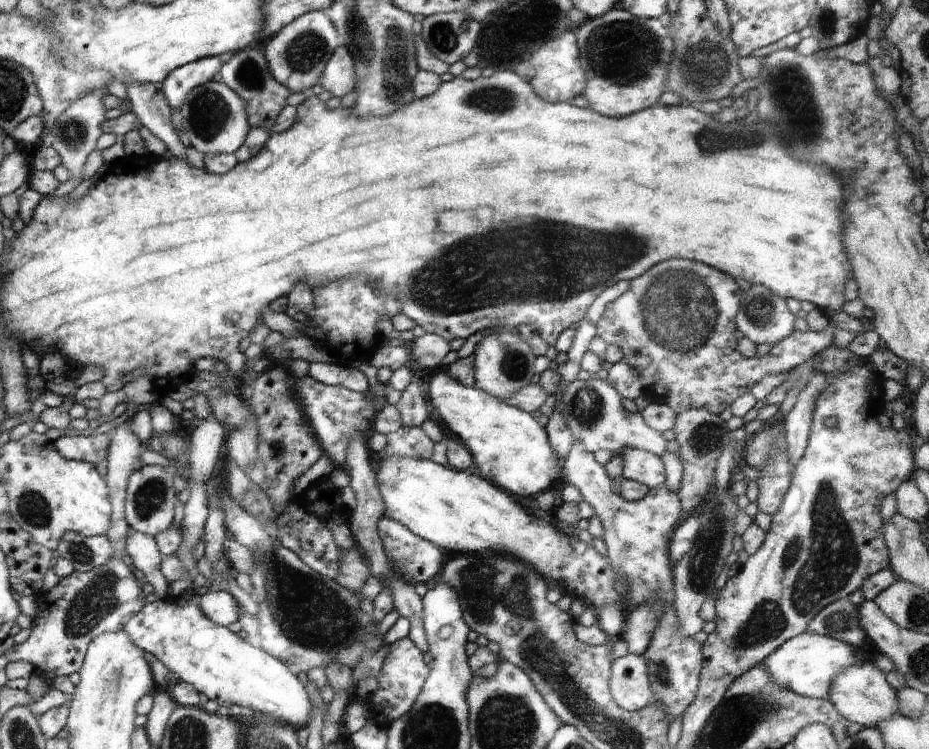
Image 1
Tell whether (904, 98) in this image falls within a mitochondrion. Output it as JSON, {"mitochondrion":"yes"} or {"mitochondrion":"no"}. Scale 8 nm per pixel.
{"mitochondrion":"no"}

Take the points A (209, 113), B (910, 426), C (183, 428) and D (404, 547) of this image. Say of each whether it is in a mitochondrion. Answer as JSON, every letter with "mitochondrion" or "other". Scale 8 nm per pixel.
{"A":"mitochondrion","B":"other","C":"other","D":"other"}

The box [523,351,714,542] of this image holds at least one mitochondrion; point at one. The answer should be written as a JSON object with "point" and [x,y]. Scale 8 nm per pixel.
{"point":[587,406]}

